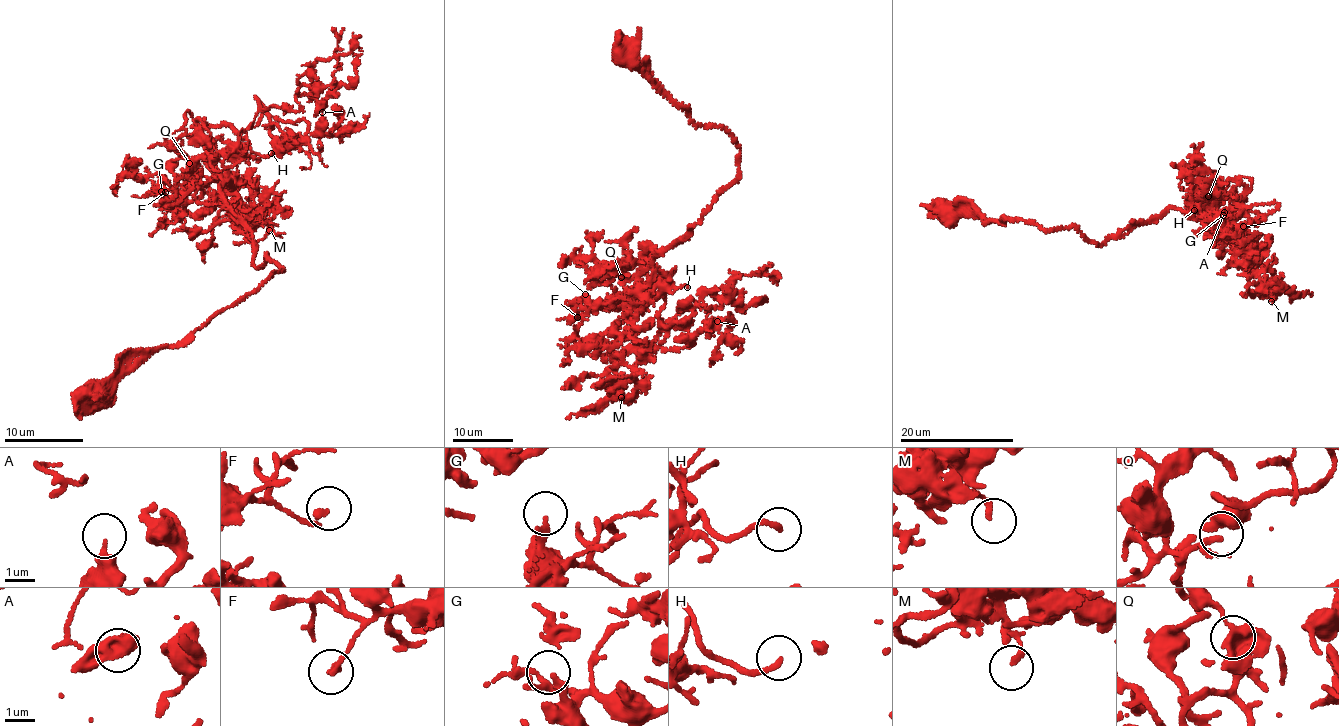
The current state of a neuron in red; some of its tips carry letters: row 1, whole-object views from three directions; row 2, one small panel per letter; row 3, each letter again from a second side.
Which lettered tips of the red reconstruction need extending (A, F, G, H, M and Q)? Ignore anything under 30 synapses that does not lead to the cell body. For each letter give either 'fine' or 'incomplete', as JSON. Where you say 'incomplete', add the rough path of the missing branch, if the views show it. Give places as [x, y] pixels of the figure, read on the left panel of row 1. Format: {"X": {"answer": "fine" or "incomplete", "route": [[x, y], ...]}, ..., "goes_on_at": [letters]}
{"A": {"answer": "fine"}, "F": {"answer": "fine"}, "G": {"answer": "fine"}, "H": {"answer": "incomplete", "route": [[271, 153], [268, 141], [277, 130], [266, 120], [266, 125], [244, 118], [275, 118], [289, 79], [310, 48]]}, "M": {"answer": "fine"}, "Q": {"answer": "fine"}, "goes_on_at": ["H"]}

